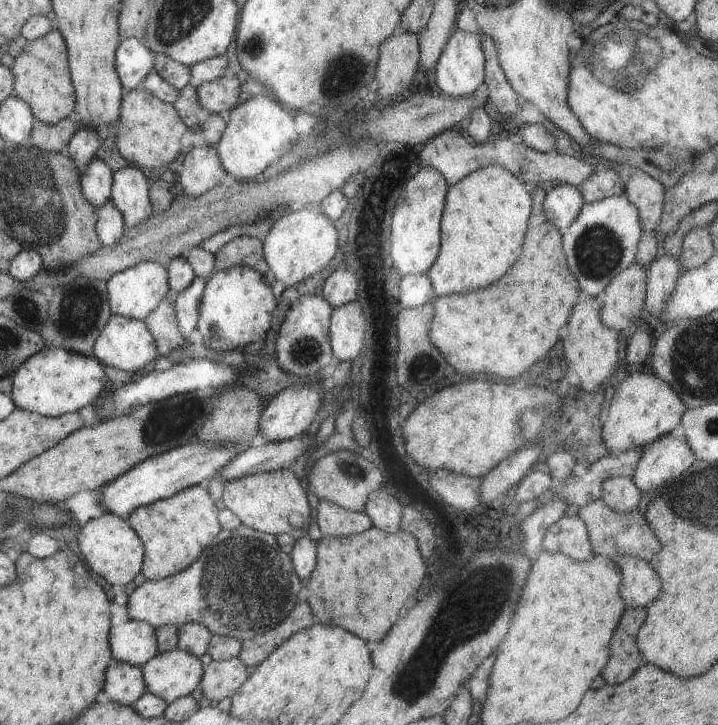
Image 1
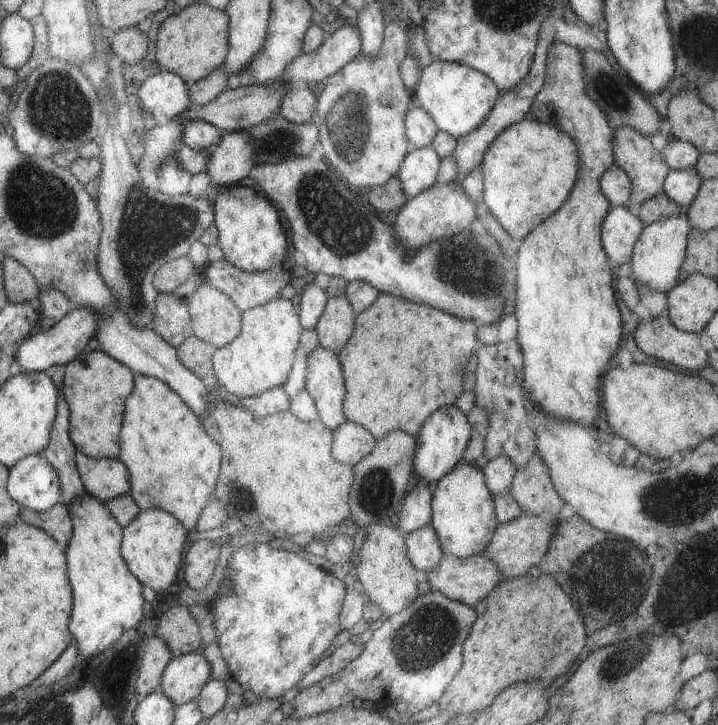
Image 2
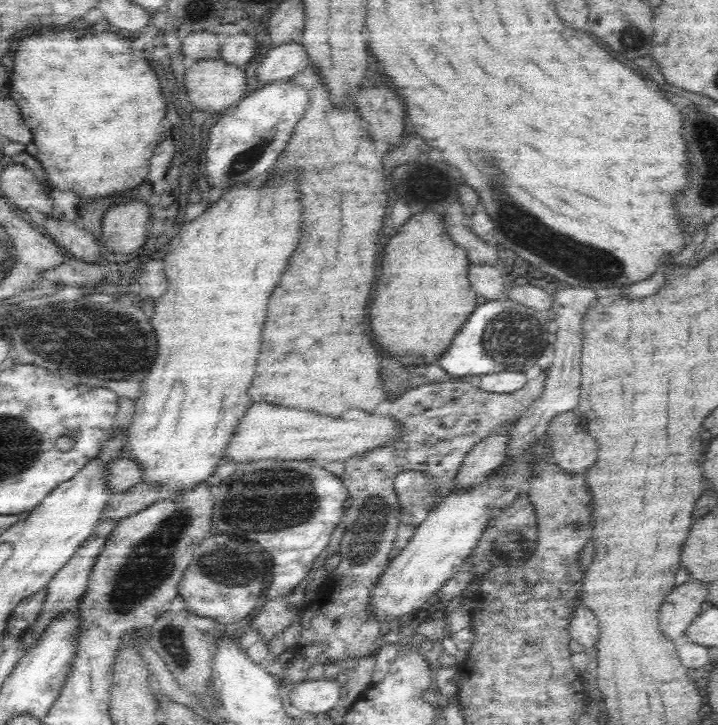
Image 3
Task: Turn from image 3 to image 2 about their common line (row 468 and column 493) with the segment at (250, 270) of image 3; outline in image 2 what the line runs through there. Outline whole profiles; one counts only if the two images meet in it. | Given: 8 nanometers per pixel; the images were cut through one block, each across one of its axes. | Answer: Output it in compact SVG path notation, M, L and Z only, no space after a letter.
M521 120L505 128L481 160L483 202L491 216L513 238L527 236L541 220L559 210L577 178L577 150L573 140L551 124Z

